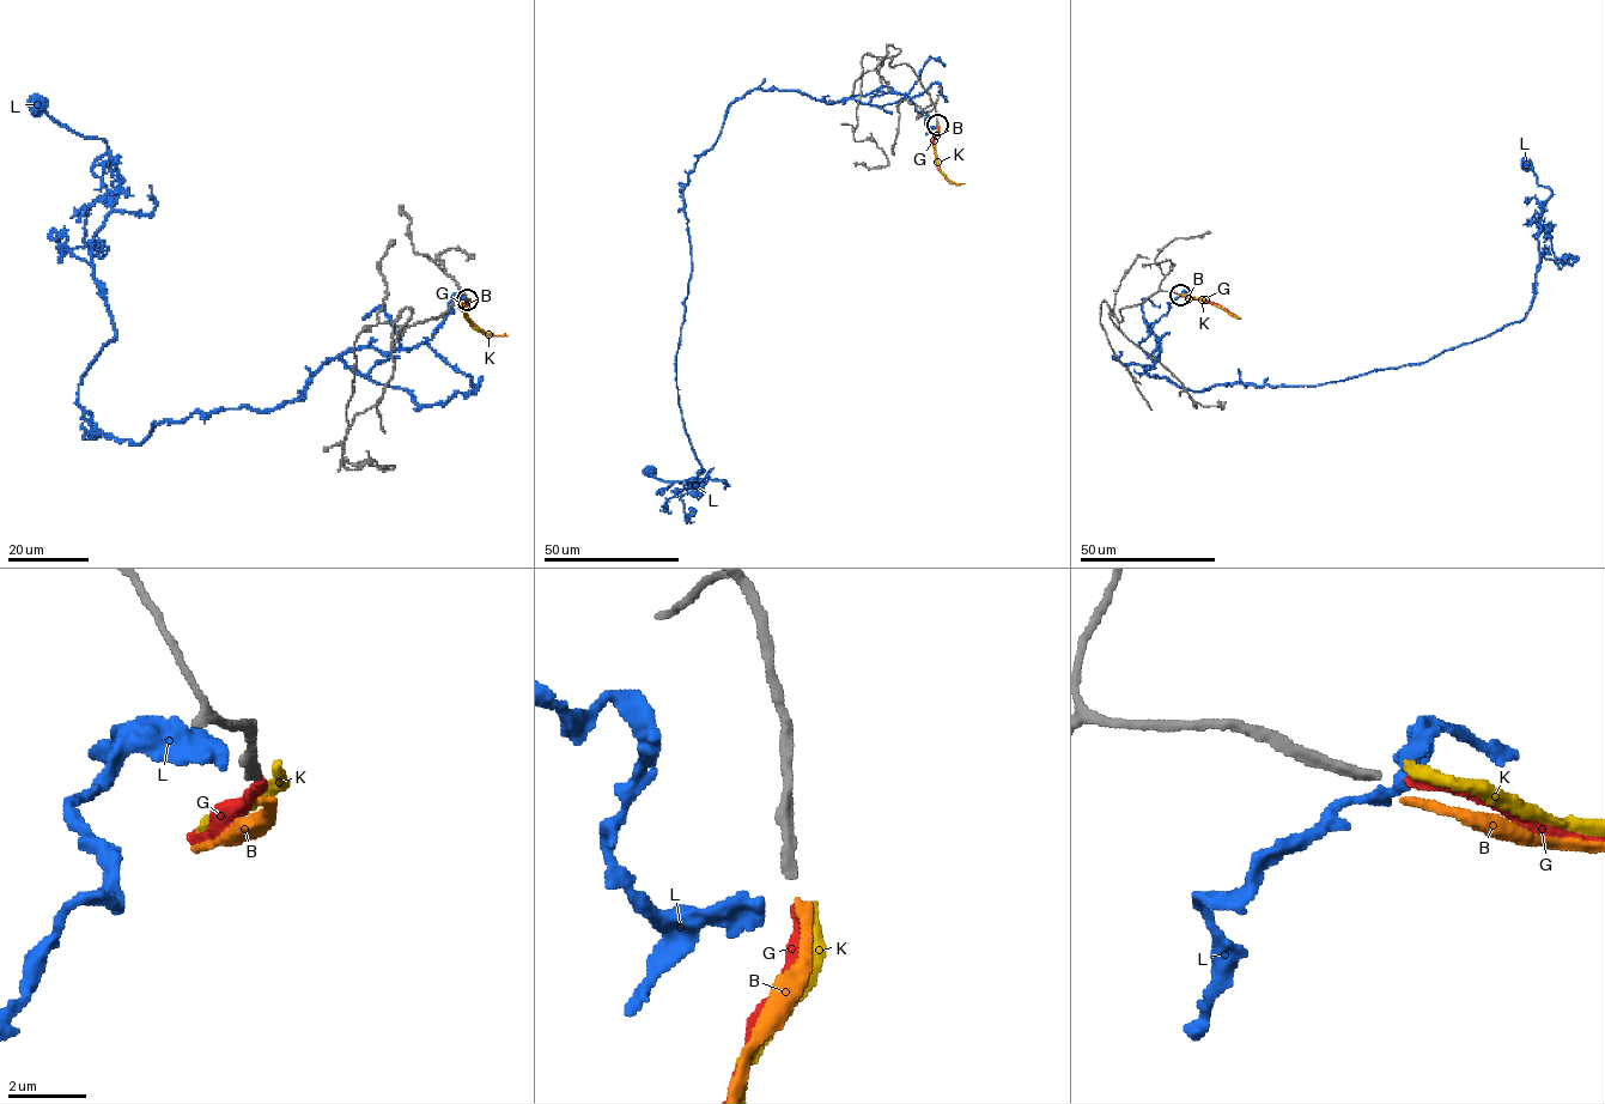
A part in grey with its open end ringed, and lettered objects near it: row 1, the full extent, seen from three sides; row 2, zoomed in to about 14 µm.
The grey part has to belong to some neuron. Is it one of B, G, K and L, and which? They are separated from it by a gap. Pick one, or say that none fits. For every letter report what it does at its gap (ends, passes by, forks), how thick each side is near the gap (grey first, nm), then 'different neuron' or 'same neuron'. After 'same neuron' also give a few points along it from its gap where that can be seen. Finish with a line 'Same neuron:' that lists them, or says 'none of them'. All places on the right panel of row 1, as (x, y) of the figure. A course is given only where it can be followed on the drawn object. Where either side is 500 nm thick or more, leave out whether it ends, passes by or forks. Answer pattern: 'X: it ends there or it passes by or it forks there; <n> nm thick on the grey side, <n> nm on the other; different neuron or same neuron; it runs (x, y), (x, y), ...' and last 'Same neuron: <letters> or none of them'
B: it ends there; 280 nm thick on the grey side, 240 nm on the other; different neuron
G: it ends there; 280 nm thick on the grey side, 280 nm on the other; same neuron; it runs (1183, 293), (1219, 304), (1238, 317)
K: it ends there; 280 nm thick on the grey side, 260 nm on the other; different neuron
L: it ends there; 280 nm thick on the grey side, 440 nm on the other; different neuron
Same neuron: G

